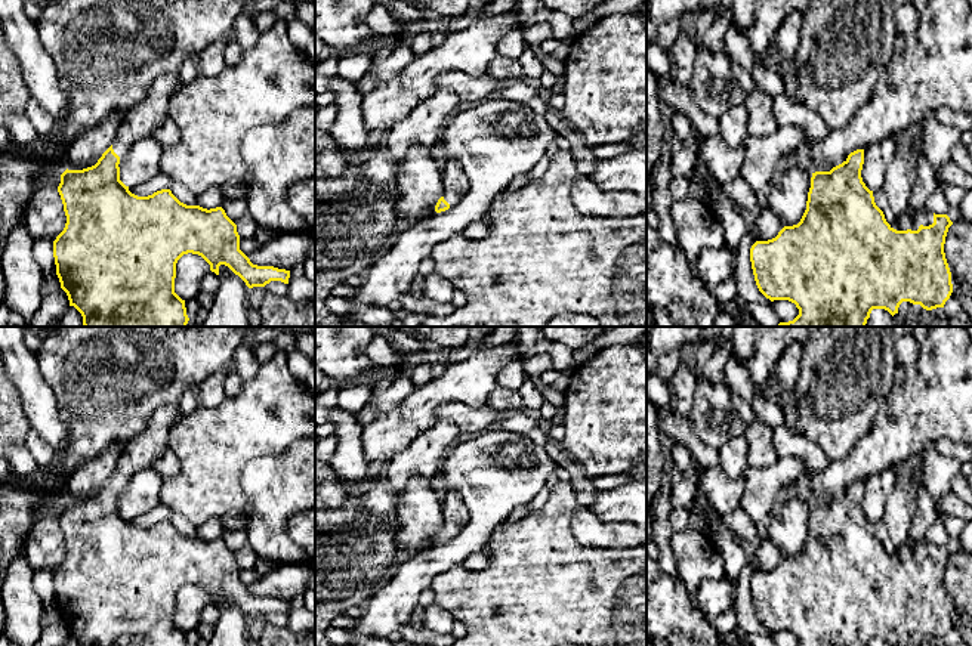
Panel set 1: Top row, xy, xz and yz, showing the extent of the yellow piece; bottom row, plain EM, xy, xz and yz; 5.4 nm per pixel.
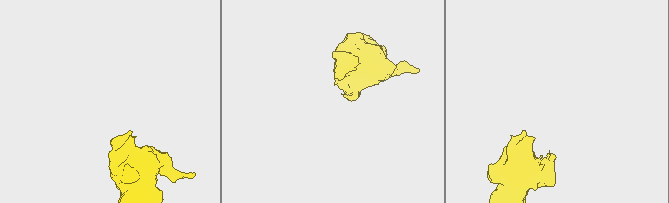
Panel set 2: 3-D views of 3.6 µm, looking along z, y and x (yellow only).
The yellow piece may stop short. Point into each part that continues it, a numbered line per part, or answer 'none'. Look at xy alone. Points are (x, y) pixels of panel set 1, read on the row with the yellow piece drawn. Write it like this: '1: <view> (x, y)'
1: xy (139, 121)

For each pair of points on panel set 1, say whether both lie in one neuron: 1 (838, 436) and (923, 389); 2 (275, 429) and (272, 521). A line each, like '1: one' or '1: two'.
1: two
2: two

